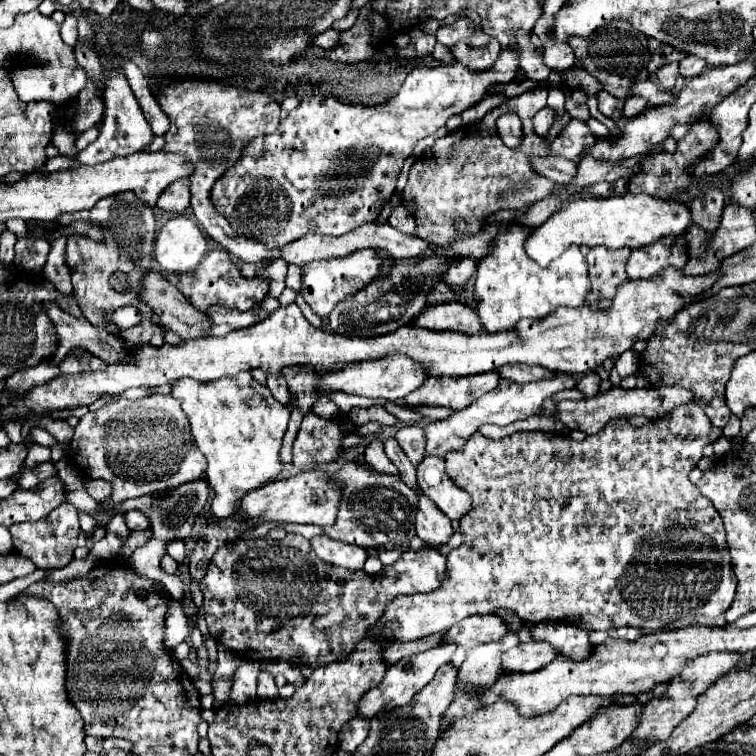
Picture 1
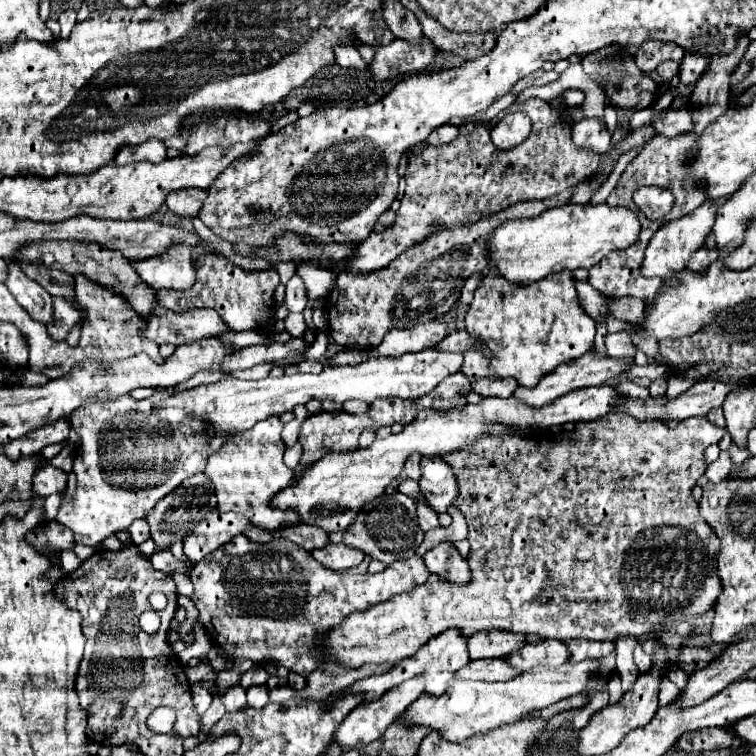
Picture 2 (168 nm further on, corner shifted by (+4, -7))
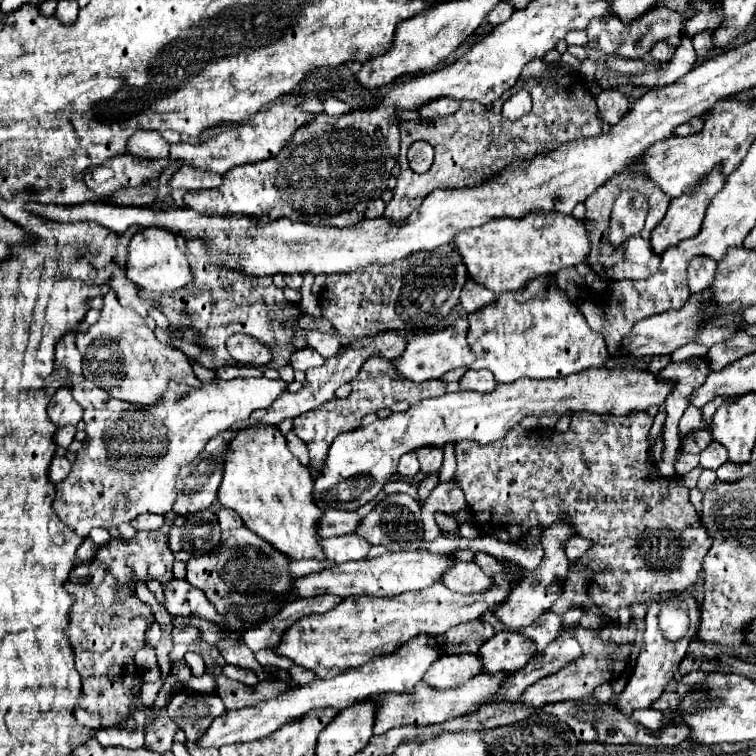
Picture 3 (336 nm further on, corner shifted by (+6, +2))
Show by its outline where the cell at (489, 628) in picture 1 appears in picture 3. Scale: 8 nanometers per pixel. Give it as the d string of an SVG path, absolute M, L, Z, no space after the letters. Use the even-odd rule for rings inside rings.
M418 636L416 640L410 640L404 644L404 648L398 648L394 656L378 656L376 660L370 660L364 666L348 668L340 672L340 676L334 676L330 680L312 680L306 686L292 686L284 692L280 692L274 700L246 706L240 710L226 710L222 716L214 718L210 728L200 738L202 748L220 748L226 744L240 744L240 742L252 742L262 736L268 736L276 728L280 728L286 722L294 722L300 716L304 716L310 710L320 710L326 706L334 706L336 710L344 710L352 706L354 702L362 702L370 694L384 694L384 692L412 692L416 682L422 680L428 666L438 660L440 646L434 642L432 636Z

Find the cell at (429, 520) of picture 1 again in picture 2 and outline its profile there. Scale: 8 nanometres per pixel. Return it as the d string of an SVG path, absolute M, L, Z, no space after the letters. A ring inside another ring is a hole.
M440 543L432 547L424 555L424 561L430 573L438 573L448 581L458 581L458 583L470 581L470 569L466 569L464 557L450 543Z

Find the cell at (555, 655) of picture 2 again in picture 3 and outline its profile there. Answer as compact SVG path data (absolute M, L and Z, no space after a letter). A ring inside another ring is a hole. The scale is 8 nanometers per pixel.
M518 632L494 634L488 642L480 646L476 656L482 662L484 672L488 674L494 674L500 670L506 674L514 674L534 658L534 654L530 654L530 642L522 638L522 634Z

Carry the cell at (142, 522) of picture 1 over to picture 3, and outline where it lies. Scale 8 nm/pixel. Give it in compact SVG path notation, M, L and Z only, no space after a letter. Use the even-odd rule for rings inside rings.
M144 514L132 520L132 526L136 530L158 530L162 524L164 524L164 516L156 516L156 514Z

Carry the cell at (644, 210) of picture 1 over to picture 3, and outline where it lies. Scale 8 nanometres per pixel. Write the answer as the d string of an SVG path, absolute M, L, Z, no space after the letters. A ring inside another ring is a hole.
M536 212L536 216L524 216L520 220L490 220L478 228L458 232L454 236L454 246L464 260L468 278L496 294L520 290L538 274L556 274L562 268L576 266L584 262L590 252L584 222L572 216L560 216L558 212Z

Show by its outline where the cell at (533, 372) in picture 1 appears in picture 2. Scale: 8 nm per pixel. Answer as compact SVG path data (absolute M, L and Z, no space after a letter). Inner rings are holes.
M482 377L472 383L472 389L482 397L510 397L516 387L514 377Z

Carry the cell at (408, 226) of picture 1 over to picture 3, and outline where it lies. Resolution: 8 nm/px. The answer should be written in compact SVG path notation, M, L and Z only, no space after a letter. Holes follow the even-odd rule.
M378 198L368 203L368 206L364 212L364 217L367 219L378 218L383 215L384 210L386 208L386 203Z

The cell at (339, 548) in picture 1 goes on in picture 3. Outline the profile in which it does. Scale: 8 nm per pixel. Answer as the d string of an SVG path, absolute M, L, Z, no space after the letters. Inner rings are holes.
M348 534L348 536L334 536L322 540L324 552L330 562L342 564L350 560L364 560L372 544L368 544L362 536L358 534Z

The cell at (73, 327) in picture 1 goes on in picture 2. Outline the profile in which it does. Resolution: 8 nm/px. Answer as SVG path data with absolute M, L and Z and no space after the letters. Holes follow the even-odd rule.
M10 263L10 273L6 279L6 285L8 285L10 293L14 295L14 299L26 309L26 313L34 321L40 321L44 325L54 323L50 293L42 285L38 285L36 281L28 279L14 263Z

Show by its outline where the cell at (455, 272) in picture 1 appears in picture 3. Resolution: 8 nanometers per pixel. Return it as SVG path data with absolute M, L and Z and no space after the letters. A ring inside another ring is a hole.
M468 280L466 288L464 288L462 296L460 296L460 302L462 302L464 310L468 314L472 314L472 312L478 312L478 310L482 310L482 308L486 308L490 304L496 304L498 296L494 292L488 292L486 288L480 288L478 284L472 284L472 280Z

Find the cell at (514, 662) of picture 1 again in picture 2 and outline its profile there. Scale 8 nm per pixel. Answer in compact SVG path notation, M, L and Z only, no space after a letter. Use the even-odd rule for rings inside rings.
M484 659L472 661L470 665L466 665L466 669L460 669L458 675L478 681L506 681L512 677L512 667L502 659Z

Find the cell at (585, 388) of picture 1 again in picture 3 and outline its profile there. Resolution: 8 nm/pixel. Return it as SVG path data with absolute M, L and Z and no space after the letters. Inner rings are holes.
M614 366L614 368L588 368L564 378L554 378L554 380L516 380L512 384L498 384L492 392L488 394L478 394L478 392L454 392L454 394L444 394L440 398L430 398L422 400L414 406L410 406L406 412L392 414L384 420L376 420L368 426L362 426L354 432L340 434L328 452L324 470L316 476L314 480L314 500L320 510L328 508L340 508L340 510L356 510L370 502L382 488L384 484L396 474L396 464L402 454L412 452L416 448L422 448L424 444L436 444L444 446L446 442L460 442L460 440L476 440L480 444L490 444L492 440L500 440L508 428L516 426L524 416L550 416L550 414L568 414L568 412L594 412L594 414L614 414L614 416L628 416L632 412L642 412L648 410L650 406L660 406L664 404L666 396L674 390L676 380L662 378L658 374L652 374L644 368L634 368L634 366Z

